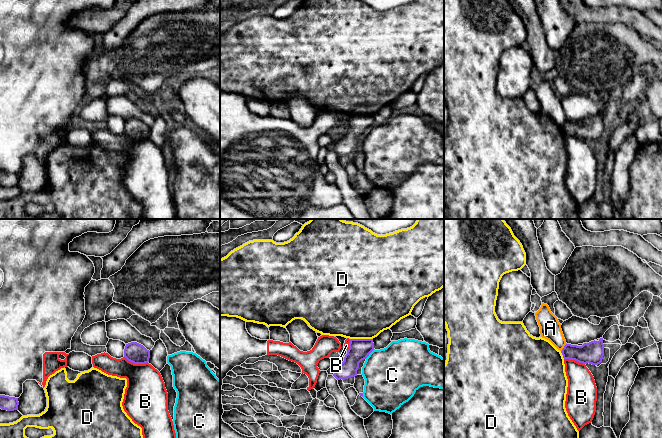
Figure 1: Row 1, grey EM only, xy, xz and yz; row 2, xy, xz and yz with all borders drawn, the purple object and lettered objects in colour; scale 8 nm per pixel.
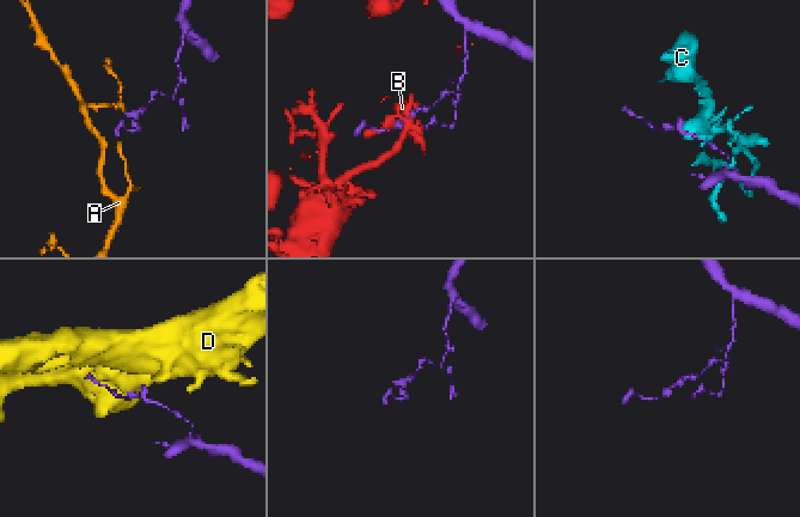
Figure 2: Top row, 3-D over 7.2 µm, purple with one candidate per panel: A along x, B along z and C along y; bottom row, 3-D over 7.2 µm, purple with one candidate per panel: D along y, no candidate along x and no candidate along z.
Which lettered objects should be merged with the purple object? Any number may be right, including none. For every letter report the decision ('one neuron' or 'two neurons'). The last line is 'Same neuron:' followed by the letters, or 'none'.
A: two neurons
B: two neurons
C: two neurons
D: two neurons
Same neuron: none

